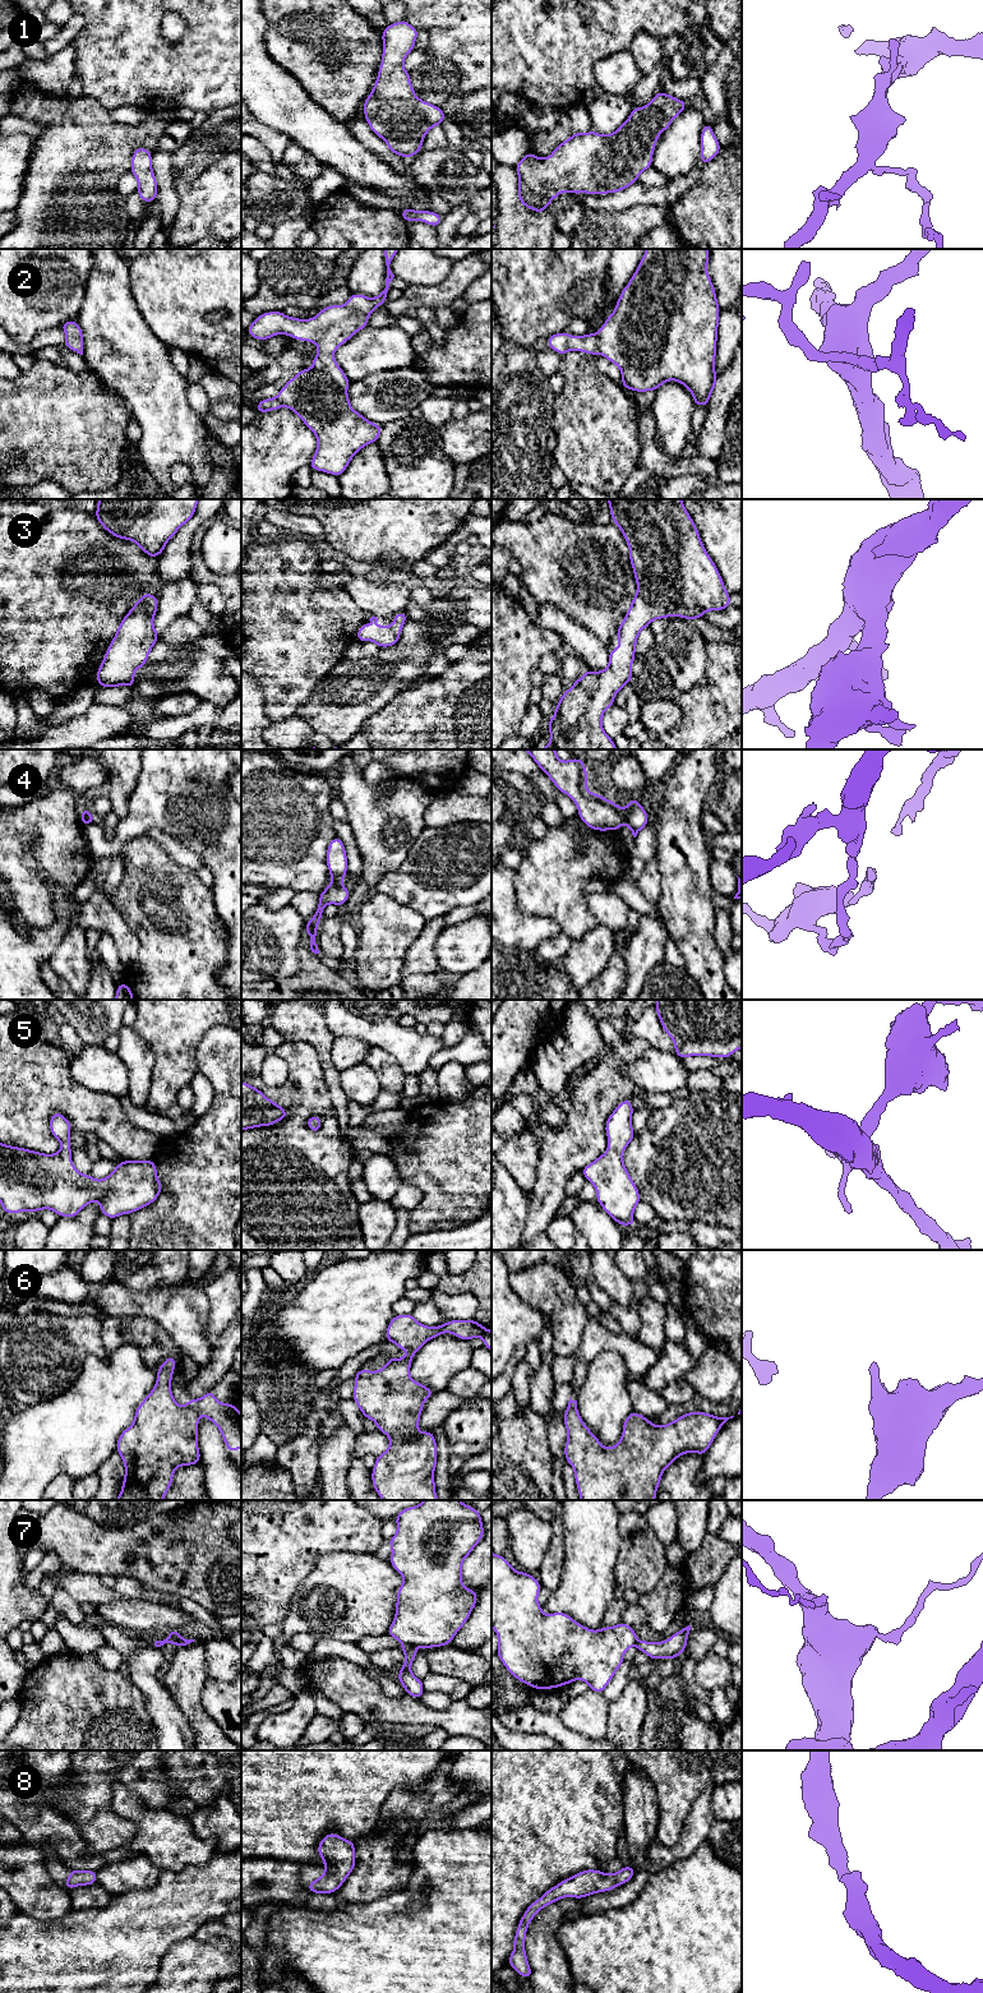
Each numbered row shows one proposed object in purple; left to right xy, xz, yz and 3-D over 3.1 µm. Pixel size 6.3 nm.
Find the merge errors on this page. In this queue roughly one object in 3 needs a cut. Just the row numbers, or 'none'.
4, 6, 7

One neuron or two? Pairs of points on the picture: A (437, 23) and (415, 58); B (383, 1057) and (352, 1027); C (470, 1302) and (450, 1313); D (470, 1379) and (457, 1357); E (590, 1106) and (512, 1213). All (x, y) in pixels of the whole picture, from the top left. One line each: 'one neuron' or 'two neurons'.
A: two neurons
B: two neurons
C: one neuron
D: two neurons
E: two neurons

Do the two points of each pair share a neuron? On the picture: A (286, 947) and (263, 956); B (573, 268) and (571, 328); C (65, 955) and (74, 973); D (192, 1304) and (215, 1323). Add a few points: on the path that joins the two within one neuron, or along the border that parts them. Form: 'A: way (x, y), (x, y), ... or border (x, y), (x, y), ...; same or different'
A: way (281, 947), (272, 947), (268, 951); same
B: border (585, 319), (572, 319), (563, 330); different
C: way (69, 959), (74, 969); same
D: border (202, 1288), (207, 1299), (207, 1341), (211, 1347); different

